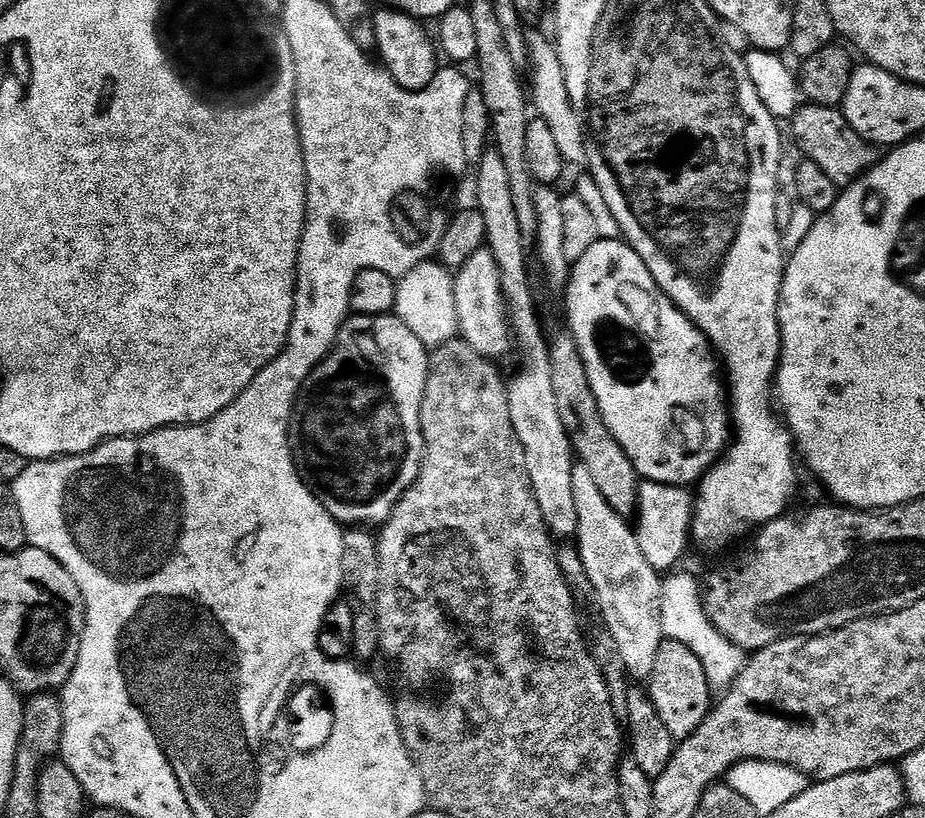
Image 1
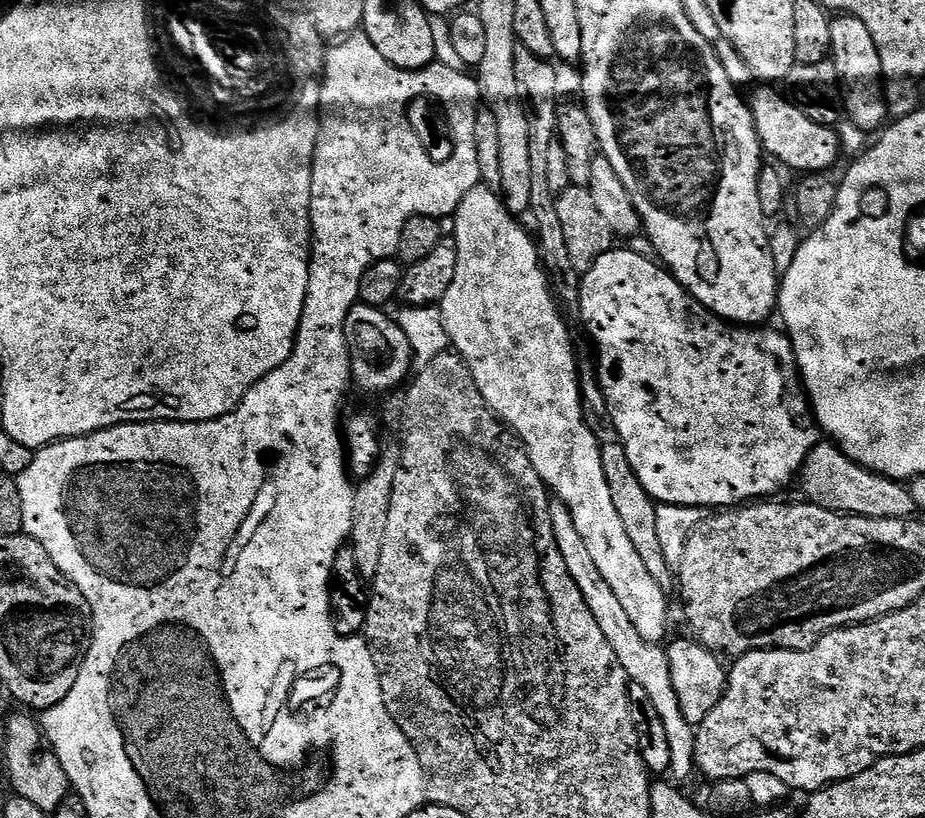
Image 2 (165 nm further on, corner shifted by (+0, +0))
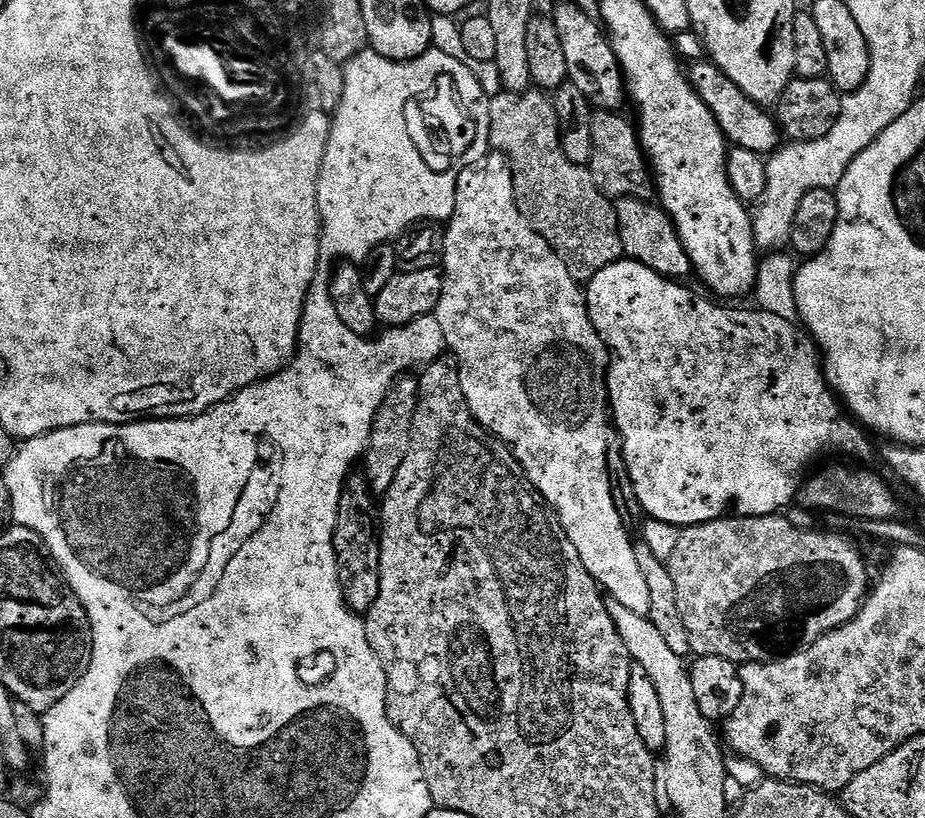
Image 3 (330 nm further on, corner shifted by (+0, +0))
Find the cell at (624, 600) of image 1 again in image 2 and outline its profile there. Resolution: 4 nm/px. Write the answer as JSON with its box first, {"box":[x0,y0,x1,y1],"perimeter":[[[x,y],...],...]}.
{"box":[438,186,669,644],"perimeter":[[[478,186],[462,198],[454,213],[458,250],[458,270],[454,270],[454,282],[446,290],[438,307],[445,324],[449,345],[461,356],[482,394],[482,398],[513,432],[528,451],[534,470],[544,478],[559,503],[570,510],[578,534],[586,538],[586,546],[602,578],[610,582],[610,590],[626,610],[630,622],[646,638],[646,642],[660,644],[668,632],[669,597],[660,589],[658,582],[650,578],[642,558],[630,543],[622,518],[614,510],[610,498],[610,486],[606,486],[606,470],[602,470],[602,454],[594,434],[584,417],[580,397],[580,364],[576,360],[576,348],[568,333],[569,321],[562,315],[561,305],[554,295],[553,285],[544,265],[540,249],[532,236],[528,237],[521,221],[509,212],[503,199],[491,187]]]}

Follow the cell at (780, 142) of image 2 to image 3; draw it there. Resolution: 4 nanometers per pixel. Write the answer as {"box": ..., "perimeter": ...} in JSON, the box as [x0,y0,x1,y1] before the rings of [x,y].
{"box":[690,58,782,154],"perimeter":[[[701,58],[693,68],[690,68],[690,79],[702,102],[710,106],[710,114],[714,114],[718,126],[724,131],[724,139],[729,145],[742,150],[754,150],[761,154],[771,154],[781,147],[782,132],[773,113],[754,103],[746,94],[742,94],[742,90],[734,86],[734,82],[726,78],[726,74],[722,74],[717,64]]]}

